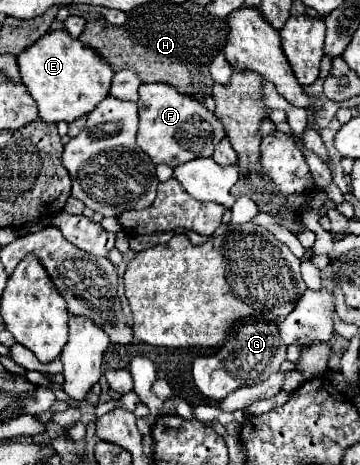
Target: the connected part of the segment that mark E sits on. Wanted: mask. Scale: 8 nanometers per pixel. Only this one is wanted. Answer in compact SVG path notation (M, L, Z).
M67 29L49 31L43 35L43 39L17 55L17 63L23 85L37 101L39 117L47 123L71 123L77 117L87 115L101 99L107 97L113 79L113 69L109 63L91 51L91 47L85 47L79 39L73 39Z

